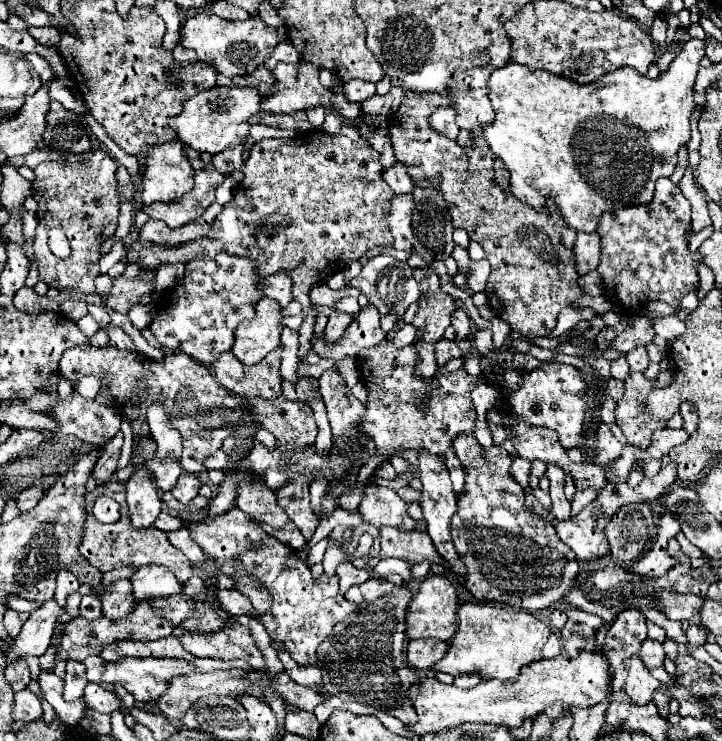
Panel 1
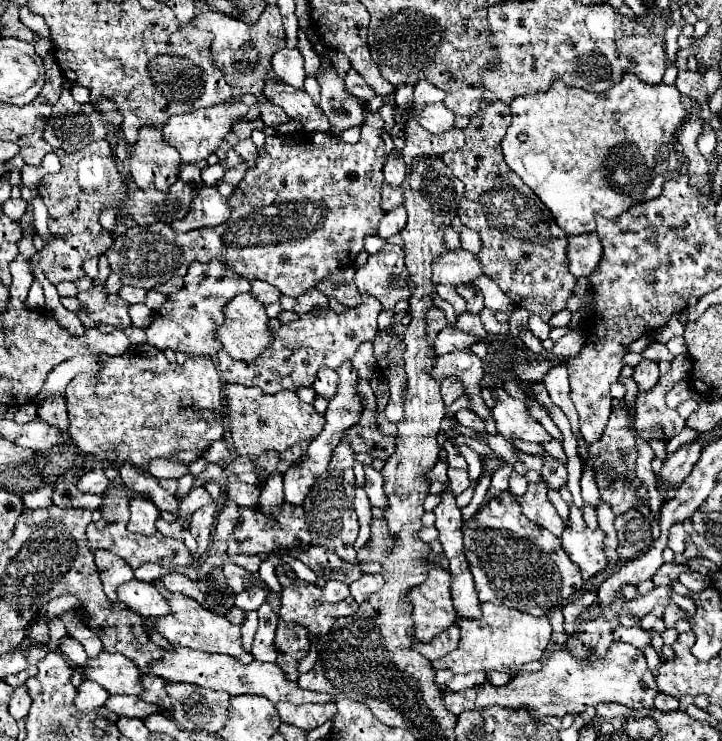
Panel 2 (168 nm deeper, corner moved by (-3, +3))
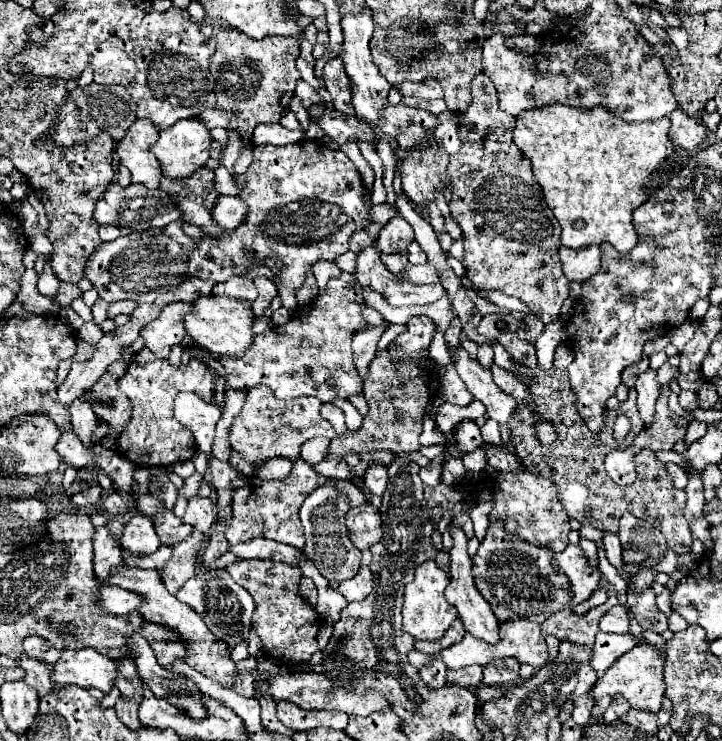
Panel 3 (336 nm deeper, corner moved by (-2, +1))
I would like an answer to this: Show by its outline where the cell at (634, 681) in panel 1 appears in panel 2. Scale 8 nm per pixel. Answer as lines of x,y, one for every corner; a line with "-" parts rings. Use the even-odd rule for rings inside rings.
613,643
607,655
599,661
595,657
587,661
579,661
571,657
565,649
553,651
549,661
545,661
543,669
537,673
517,673
507,685
495,687
491,683
483,683
459,693
445,693
445,705
451,713
459,715
467,709
483,709
487,705
501,705
509,709
527,707
535,719
547,715
565,715
565,713
581,713
587,707
597,707
599,703
619,703
629,709
651,709
653,699
657,695
655,675
647,669
645,655
627,643

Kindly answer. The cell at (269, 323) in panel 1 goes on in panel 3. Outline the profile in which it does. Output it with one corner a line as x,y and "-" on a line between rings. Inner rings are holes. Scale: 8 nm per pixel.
198,297
192,305
192,311
184,317
184,323
188,335
196,341
196,345
214,355
242,357
250,343
254,343
254,313
250,309
250,303
234,297

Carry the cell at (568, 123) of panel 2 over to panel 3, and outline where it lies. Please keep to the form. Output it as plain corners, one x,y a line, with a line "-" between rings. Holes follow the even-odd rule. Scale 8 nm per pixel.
552,103
538,109
534,107
516,119
514,143
522,151
522,159
530,161
534,179
542,187
544,199
562,227
562,245
578,249
608,241
622,255
636,245
638,237
632,227
632,211
654,197
656,191
682,169
680,155
668,139
668,129
668,117
646,123
626,123
624,119
610,115
606,107
592,107
590,111
582,111
582,107
566,107
562,103

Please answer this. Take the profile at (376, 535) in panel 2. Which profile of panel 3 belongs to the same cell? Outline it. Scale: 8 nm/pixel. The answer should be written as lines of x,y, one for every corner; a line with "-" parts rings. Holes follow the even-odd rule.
362,503
358,507
352,507
346,513
346,527
348,527
350,541
360,551
370,549
382,537
380,511
376,507
372,507
370,503

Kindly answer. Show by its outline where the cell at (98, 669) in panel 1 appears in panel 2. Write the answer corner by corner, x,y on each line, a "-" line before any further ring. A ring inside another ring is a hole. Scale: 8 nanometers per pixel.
65,635
65,637
61,639
59,649
61,649
61,653
63,653
71,663
75,663
75,665
81,665
83,661
87,661
87,653
85,653
83,645
81,645
77,639
69,637
69,635

